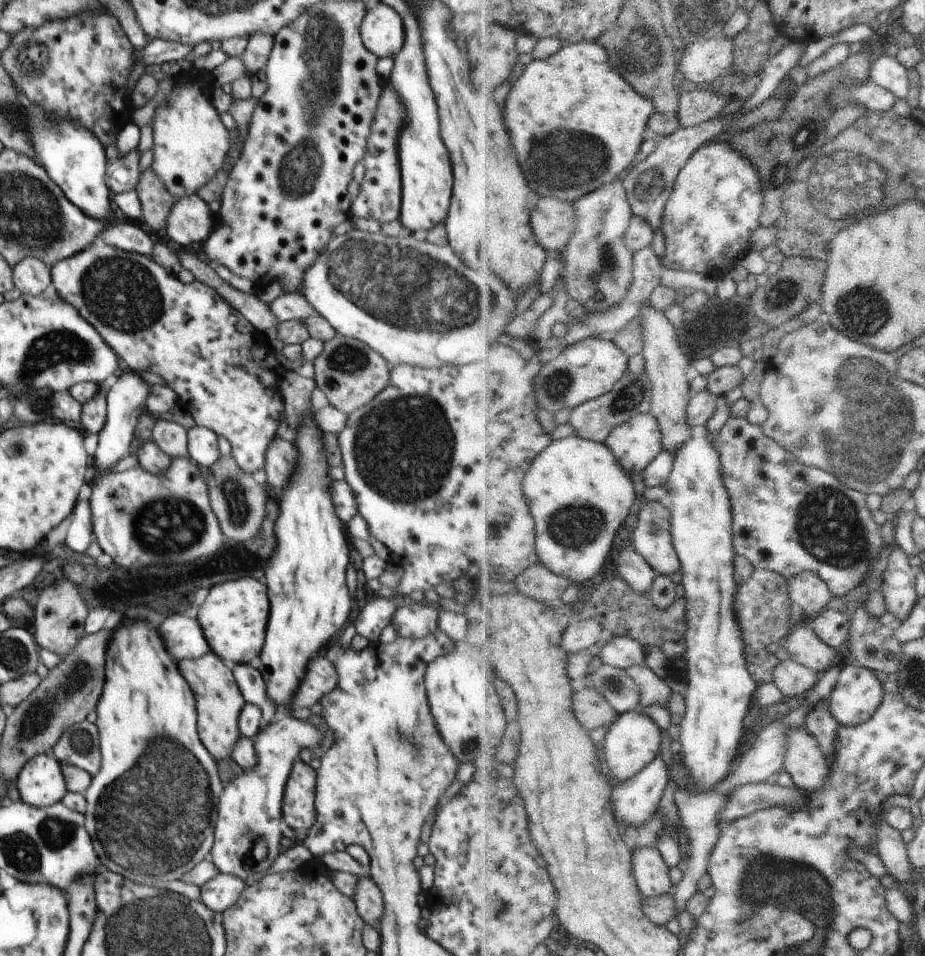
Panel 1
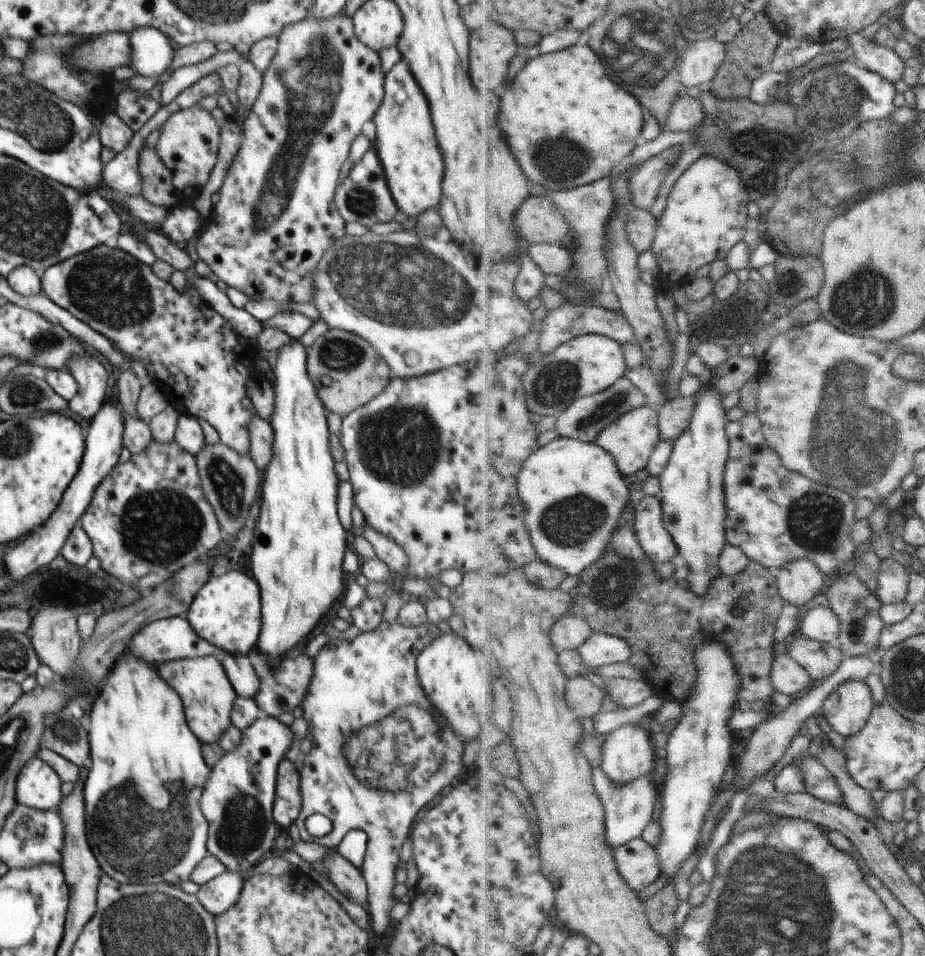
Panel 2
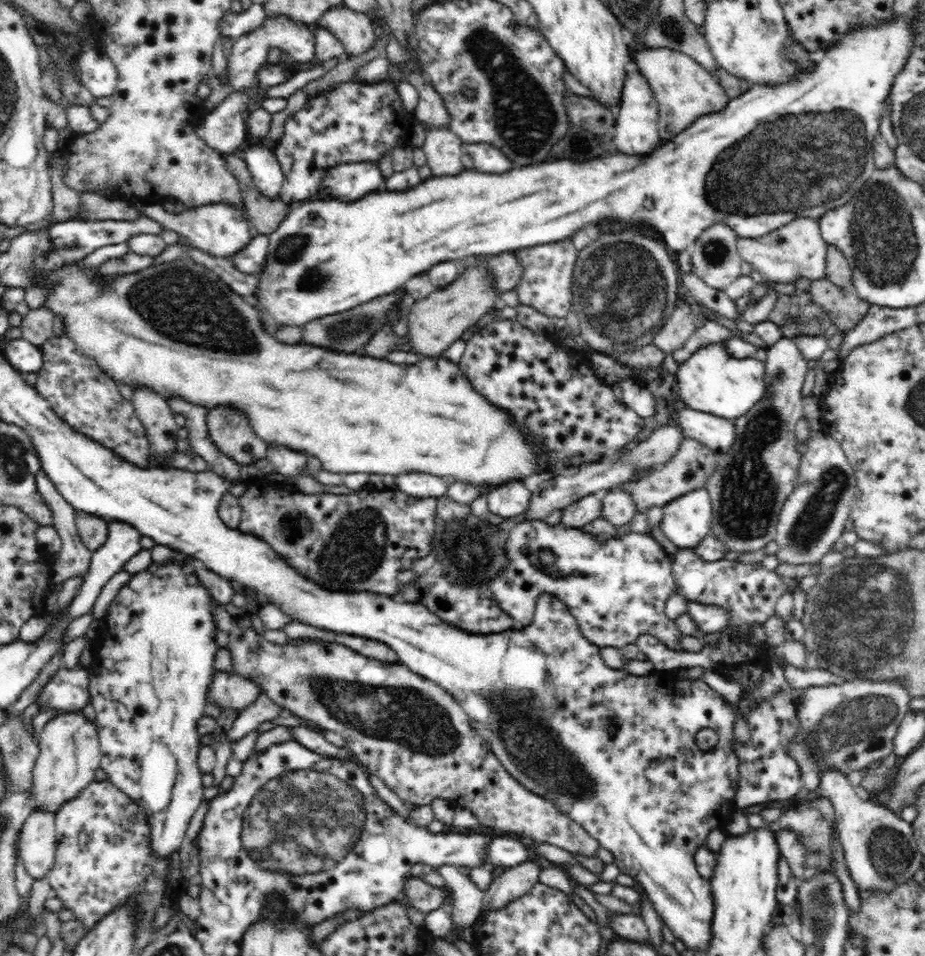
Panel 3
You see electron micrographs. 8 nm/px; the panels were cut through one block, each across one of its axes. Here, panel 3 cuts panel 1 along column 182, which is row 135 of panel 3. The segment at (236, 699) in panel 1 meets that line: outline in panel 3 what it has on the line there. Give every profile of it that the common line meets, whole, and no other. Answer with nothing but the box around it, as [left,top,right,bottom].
[631,47,730,142]

